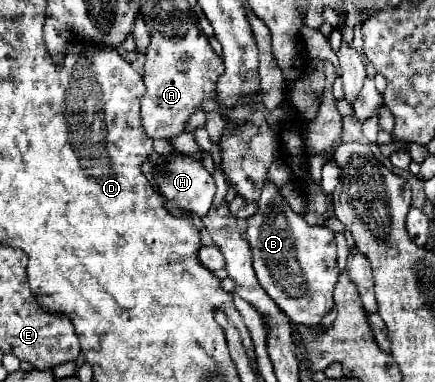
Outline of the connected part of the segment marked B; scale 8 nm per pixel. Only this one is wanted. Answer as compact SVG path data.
M266 183L258 199L258 213L246 219L246 239L252 247L254 271L262 289L290 317L292 323L316 327L332 311L332 291L338 281L336 239L328 227L310 227L302 215L296 215L280 197L278 187Z

